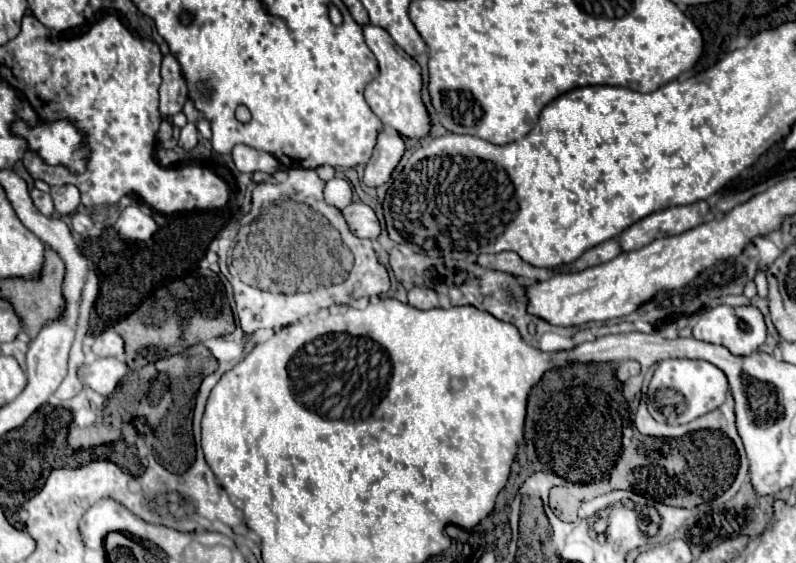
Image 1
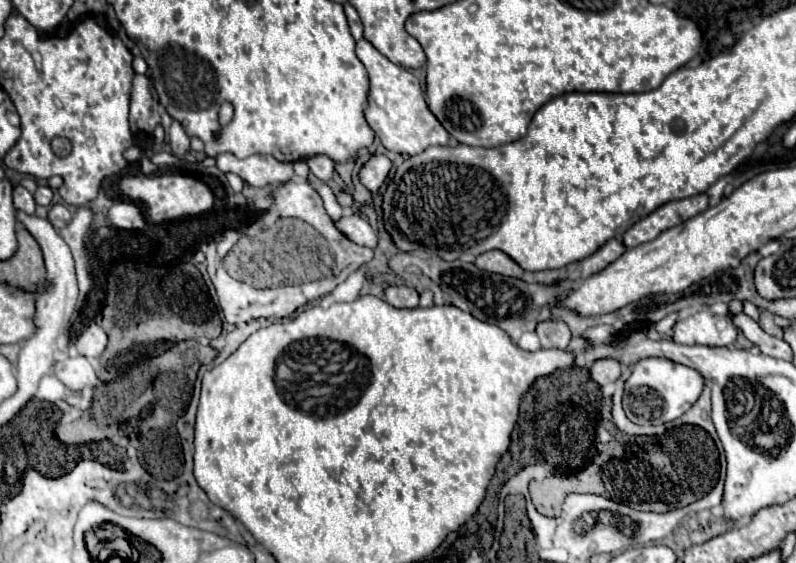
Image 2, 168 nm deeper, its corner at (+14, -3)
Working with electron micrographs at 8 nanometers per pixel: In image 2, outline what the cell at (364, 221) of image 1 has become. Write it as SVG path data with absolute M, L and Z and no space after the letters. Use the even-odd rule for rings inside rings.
M358 215L342 217L342 219L336 223L336 227L338 227L348 239L352 239L352 241L358 243L358 245L364 245L364 247L374 249L376 243L378 243L378 237L376 237L374 229L370 227L370 223L364 221L364 219L360 219Z

